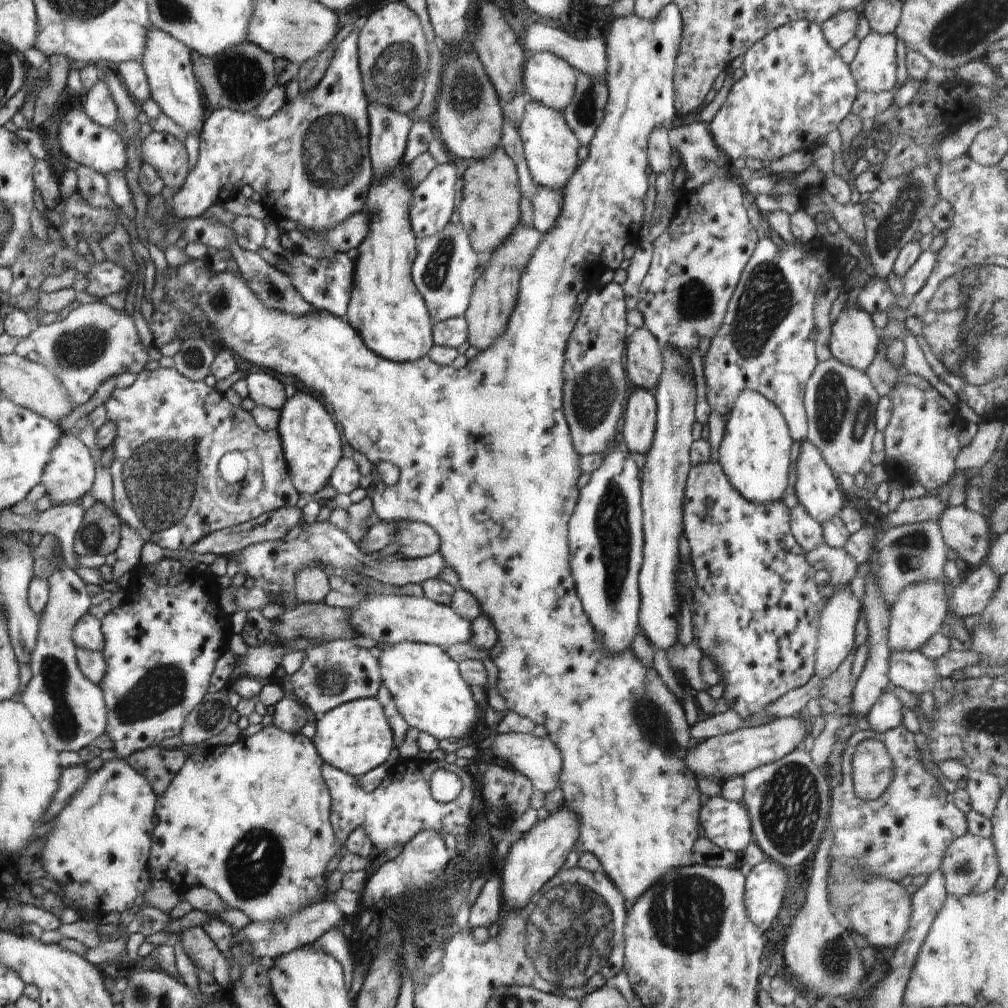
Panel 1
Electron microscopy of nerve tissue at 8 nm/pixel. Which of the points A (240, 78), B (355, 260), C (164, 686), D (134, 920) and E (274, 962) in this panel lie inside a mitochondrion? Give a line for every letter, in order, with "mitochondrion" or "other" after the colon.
A: mitochondrion
B: other
C: mitochondrion
D: other
E: other

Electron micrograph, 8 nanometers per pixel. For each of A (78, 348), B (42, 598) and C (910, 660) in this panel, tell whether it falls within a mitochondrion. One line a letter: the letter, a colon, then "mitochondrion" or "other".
A: mitochondrion
B: other
C: other

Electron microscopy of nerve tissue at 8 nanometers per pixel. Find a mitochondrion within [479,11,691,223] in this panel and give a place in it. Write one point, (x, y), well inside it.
(585, 112)

